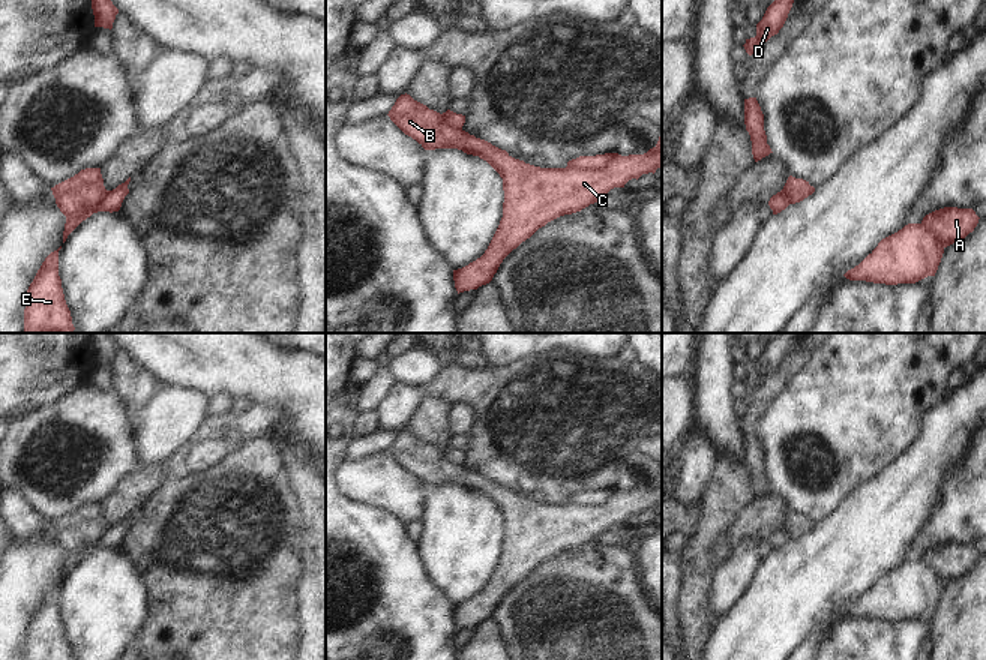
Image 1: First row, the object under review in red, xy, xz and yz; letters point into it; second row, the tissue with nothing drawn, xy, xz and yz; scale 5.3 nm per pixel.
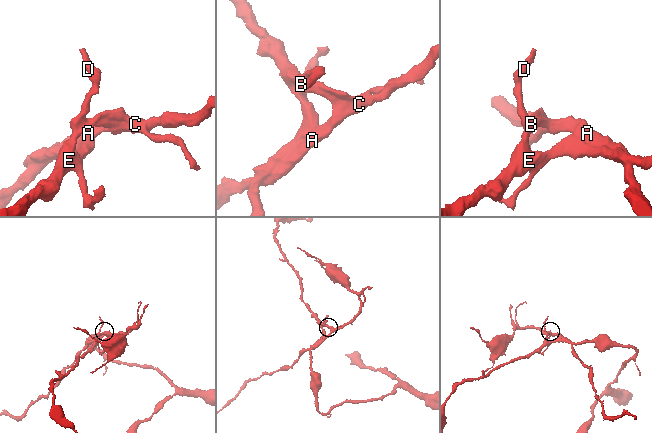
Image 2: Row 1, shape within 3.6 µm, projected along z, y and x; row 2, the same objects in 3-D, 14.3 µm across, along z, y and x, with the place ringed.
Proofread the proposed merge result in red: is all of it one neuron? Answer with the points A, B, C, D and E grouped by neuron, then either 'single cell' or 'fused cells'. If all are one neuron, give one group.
groups A B C D / E; fused cells

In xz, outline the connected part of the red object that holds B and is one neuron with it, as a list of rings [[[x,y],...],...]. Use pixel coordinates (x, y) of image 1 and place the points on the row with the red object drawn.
[[[401,94],[387,114],[425,150],[458,148],[486,160],[503,178],[504,202],[500,225],[485,254],[453,270],[459,292],[492,280],[503,260],[548,222],[581,212],[614,188],[662,168],[662,130],[657,144],[644,154],[614,154],[603,168],[540,168],[512,158],[491,142],[447,124],[441,114]]]

